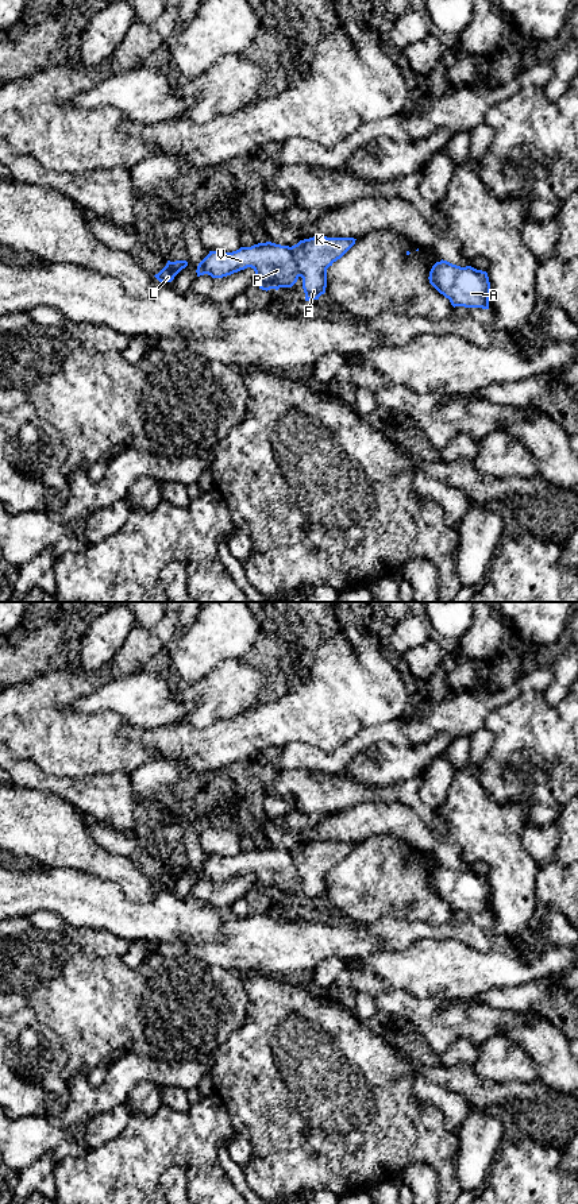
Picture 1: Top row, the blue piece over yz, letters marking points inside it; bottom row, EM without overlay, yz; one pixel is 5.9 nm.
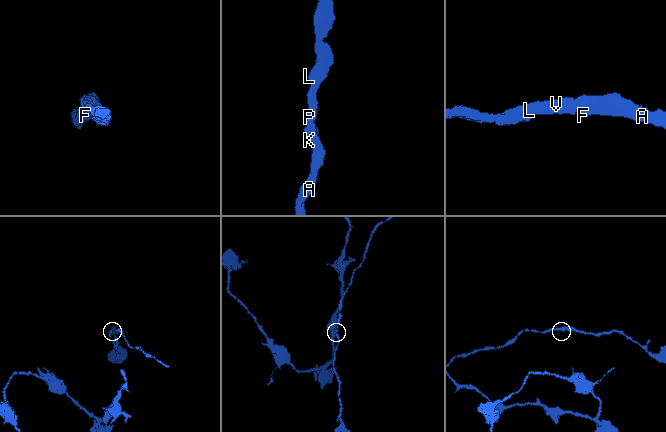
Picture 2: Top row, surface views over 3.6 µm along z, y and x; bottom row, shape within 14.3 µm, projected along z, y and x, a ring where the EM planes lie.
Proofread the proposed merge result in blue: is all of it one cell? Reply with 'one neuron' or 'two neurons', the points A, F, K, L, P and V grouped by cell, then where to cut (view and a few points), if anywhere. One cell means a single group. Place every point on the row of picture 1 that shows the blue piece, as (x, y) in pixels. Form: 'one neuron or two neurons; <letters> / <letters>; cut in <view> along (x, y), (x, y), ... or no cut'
one neuron; A F K L P V; no cut

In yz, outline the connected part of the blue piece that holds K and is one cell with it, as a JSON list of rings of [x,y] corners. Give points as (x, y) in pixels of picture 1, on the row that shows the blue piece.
[[[313,236],[292,247],[266,242],[232,252],[209,251],[196,273],[197,277],[208,274],[212,278],[223,278],[251,267],[259,289],[266,292],[292,288],[301,277],[305,301],[319,300],[325,293],[327,269],[347,252],[355,240]]]

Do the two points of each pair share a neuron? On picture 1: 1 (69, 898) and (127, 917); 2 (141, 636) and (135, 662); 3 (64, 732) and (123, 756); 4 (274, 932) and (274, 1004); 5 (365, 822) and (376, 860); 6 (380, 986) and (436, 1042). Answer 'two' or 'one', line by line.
1: one
2: one
3: one
4: two
5: two
6: one

